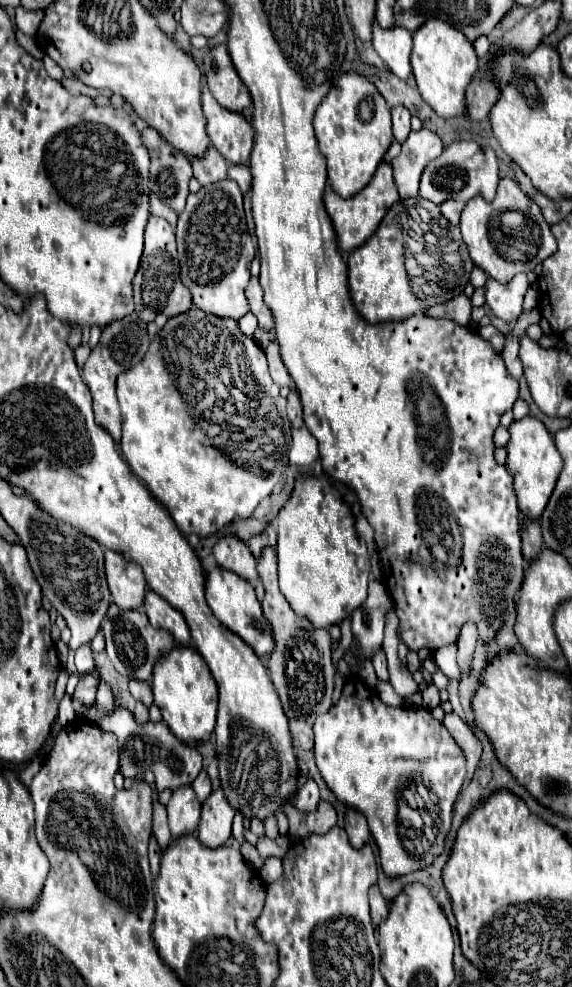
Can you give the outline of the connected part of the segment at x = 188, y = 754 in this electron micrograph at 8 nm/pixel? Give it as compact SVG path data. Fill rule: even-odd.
M114 705L114 709L98 719L98 727L104 731L110 731L118 737L120 745L120 769L124 771L126 777L140 777L144 771L152 771L156 777L156 787L158 791L164 789L178 789L182 785L190 785L196 775L202 771L202 759L200 753L194 747L184 745L178 741L170 729L160 723L138 723L132 715L132 711L124 709L122 705Z

